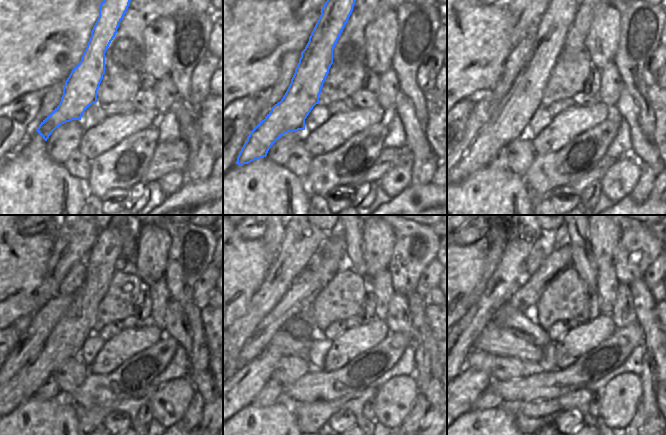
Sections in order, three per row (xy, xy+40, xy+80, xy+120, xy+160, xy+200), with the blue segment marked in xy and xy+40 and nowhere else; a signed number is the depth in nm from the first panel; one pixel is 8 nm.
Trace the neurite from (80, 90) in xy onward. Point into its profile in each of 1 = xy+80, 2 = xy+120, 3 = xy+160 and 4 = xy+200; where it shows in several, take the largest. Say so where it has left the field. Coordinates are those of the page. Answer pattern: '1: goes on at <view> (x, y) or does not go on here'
1: goes on at xy+80 (510, 119)
2: goes on at xy+120 (65, 341)
3: goes on at xy+160 (247, 382)
4: goes on at xy+200 (470, 383)

